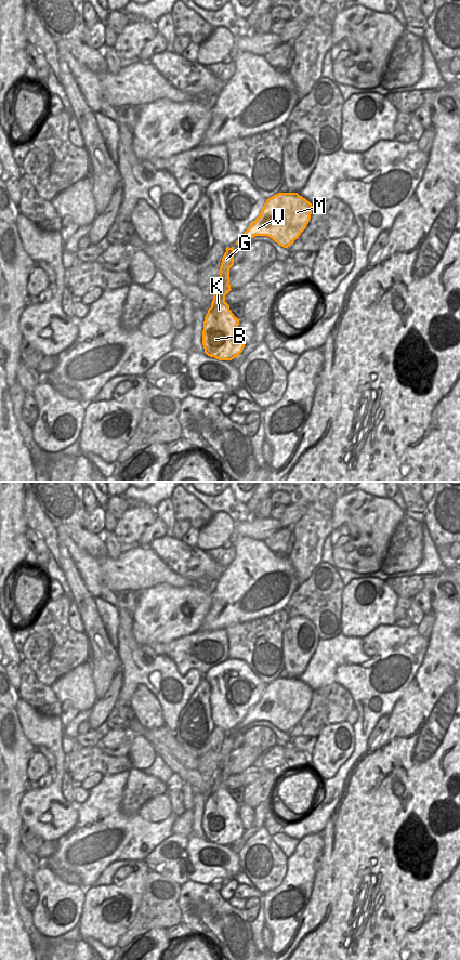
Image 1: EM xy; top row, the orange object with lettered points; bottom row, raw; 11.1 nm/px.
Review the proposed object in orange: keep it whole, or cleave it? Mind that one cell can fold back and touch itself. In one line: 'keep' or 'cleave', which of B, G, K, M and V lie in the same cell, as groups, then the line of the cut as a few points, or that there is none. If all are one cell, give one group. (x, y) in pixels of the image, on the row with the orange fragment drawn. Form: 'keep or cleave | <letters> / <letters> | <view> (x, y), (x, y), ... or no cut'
keep | B G K M V | no cut

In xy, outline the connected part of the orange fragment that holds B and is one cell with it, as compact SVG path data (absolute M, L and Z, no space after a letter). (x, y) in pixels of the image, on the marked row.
M234 247L226 248L226 252L222 258L220 266L220 276L213 292L211 307L203 321L202 345L205 353L219 360L232 360L237 357L244 350L245 343L238 330L239 320L229 310L229 305L225 302L225 295L232 290L229 285L229 268L234 265Z

